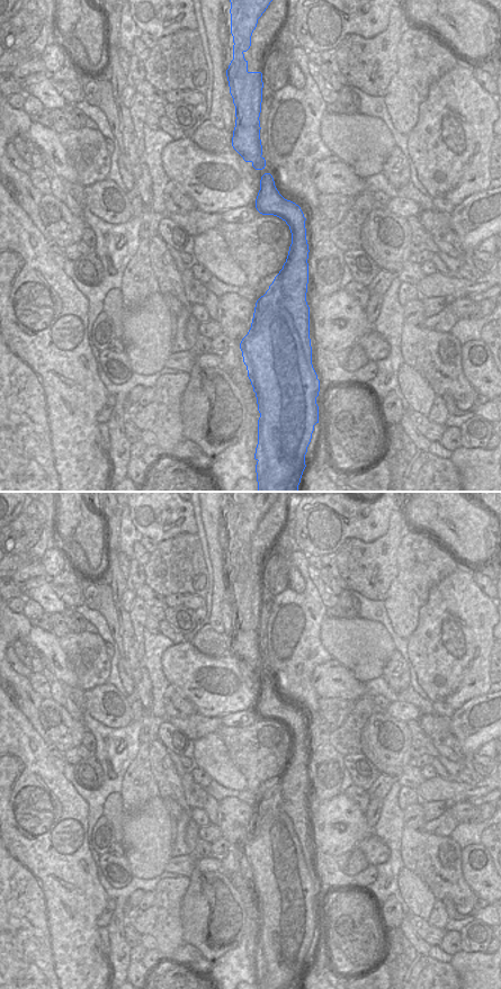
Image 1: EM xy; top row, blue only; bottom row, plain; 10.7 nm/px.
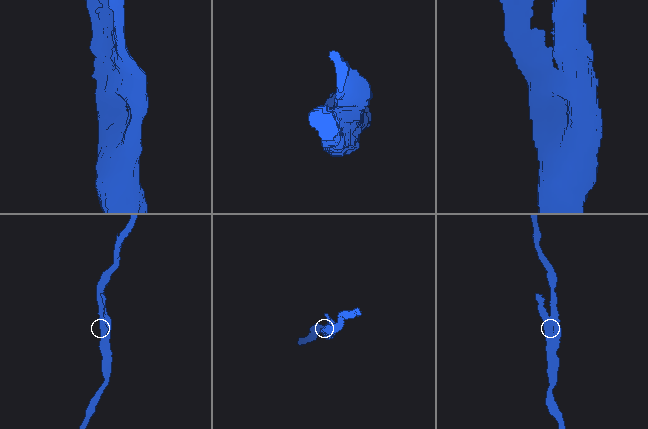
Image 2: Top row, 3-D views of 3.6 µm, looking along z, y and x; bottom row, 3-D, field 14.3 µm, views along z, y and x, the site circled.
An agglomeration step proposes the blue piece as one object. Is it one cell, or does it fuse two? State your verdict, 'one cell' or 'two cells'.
two cells

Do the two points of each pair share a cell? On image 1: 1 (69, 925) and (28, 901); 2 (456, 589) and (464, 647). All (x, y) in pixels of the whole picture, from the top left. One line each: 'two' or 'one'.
1: one
2: one

